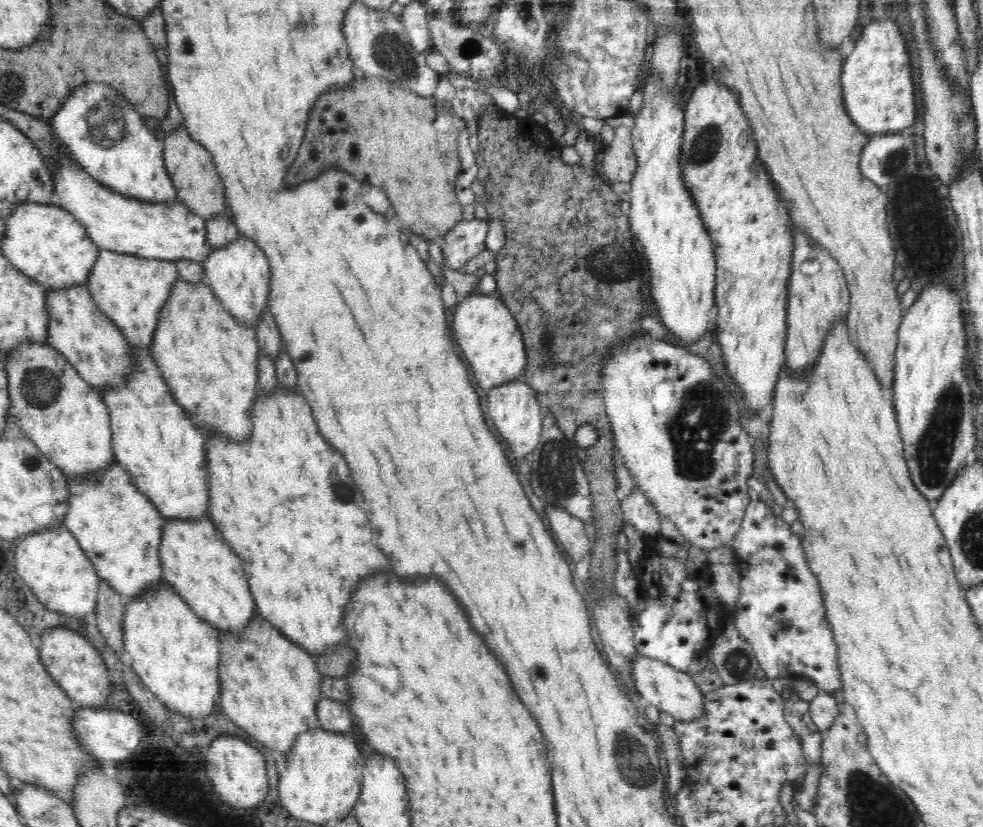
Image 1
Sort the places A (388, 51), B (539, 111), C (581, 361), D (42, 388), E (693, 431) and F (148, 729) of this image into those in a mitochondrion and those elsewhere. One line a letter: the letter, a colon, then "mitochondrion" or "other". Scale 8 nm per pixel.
A: mitochondrion
B: other
C: mitochondrion
D: mitochondrion
E: mitochondrion
F: other

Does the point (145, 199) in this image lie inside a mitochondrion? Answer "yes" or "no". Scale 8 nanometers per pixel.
no

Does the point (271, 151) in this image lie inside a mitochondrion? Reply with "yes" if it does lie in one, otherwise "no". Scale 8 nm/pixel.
no

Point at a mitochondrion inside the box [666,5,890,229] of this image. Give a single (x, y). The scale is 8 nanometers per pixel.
(704, 148)

